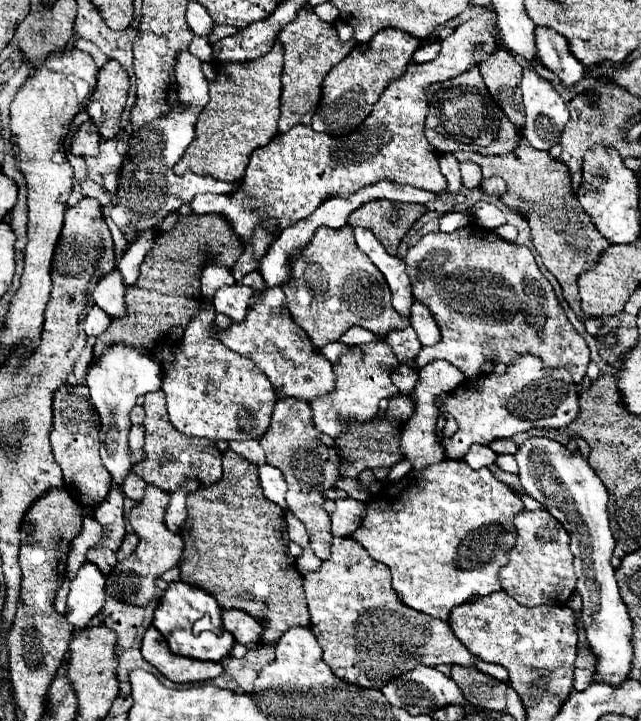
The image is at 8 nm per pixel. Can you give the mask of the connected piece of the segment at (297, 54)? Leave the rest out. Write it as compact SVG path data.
M300 10L296 20L290 22L278 34L284 46L284 72L282 72L282 96L280 96L280 118L278 132L290 130L294 124L310 124L320 100L320 86L328 70L338 64L356 44L352 38L346 44L340 44L336 38L336 28L322 22L314 12Z

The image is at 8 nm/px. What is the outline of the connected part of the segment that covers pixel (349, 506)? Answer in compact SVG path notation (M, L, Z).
M336 500L336 510L332 512L332 534L334 536L350 536L358 522L366 516L366 504L360 500Z

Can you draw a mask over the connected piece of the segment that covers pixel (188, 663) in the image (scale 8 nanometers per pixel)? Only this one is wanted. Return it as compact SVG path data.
M154 626L146 630L140 650L142 650L144 660L156 666L160 674L164 674L168 680L178 682L178 684L212 680L222 674L220 662L204 662L204 660L194 660L194 658L172 654L166 638L162 638L162 634Z

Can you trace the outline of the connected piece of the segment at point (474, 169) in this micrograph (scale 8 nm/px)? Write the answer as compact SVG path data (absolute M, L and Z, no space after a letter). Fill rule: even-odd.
M460 162L460 172L462 172L462 184L466 188L478 188L482 180L482 170L474 162Z

